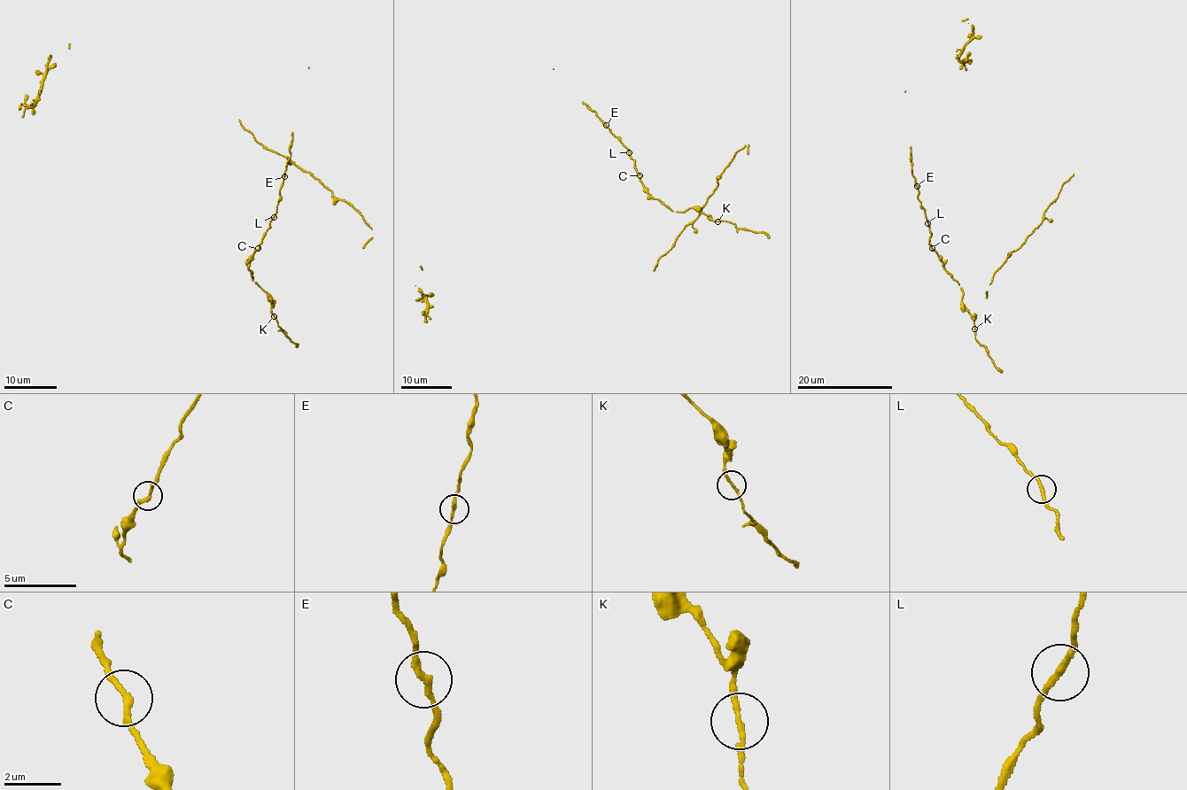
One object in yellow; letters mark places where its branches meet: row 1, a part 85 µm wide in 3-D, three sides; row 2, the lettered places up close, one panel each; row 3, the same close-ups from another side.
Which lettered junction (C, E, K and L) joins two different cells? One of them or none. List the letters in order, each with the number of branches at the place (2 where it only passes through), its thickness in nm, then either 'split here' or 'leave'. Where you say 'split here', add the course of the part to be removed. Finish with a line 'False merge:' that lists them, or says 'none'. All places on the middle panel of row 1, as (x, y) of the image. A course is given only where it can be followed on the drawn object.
C: branches 2; calibre 200 nm; leave
E: branches 2; calibre 200 nm; leave
K: branches 2; calibre 150 nm; leave
L: branches 2; calibre 200 nm; leave
False merge: none

